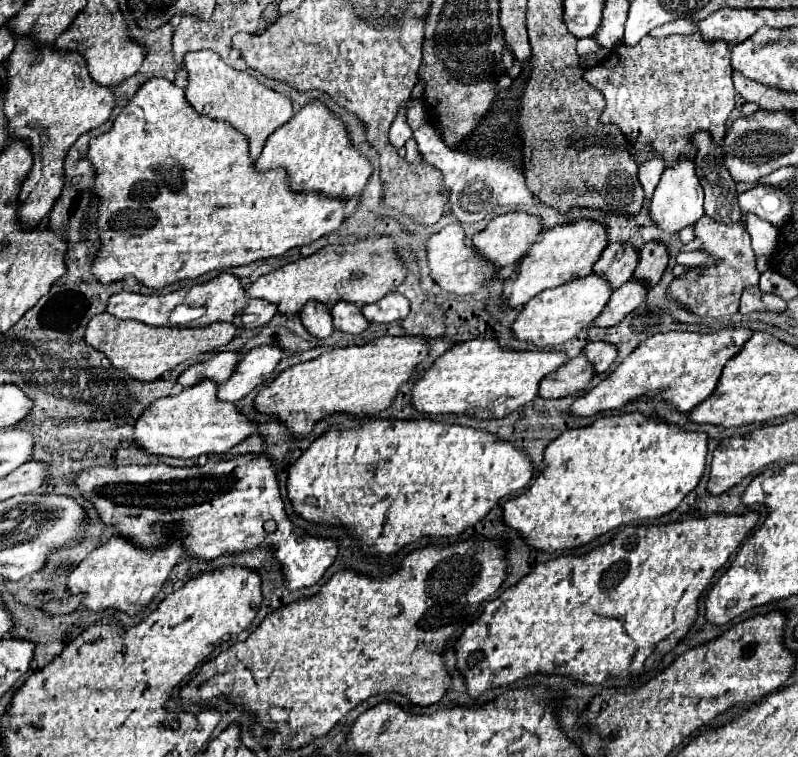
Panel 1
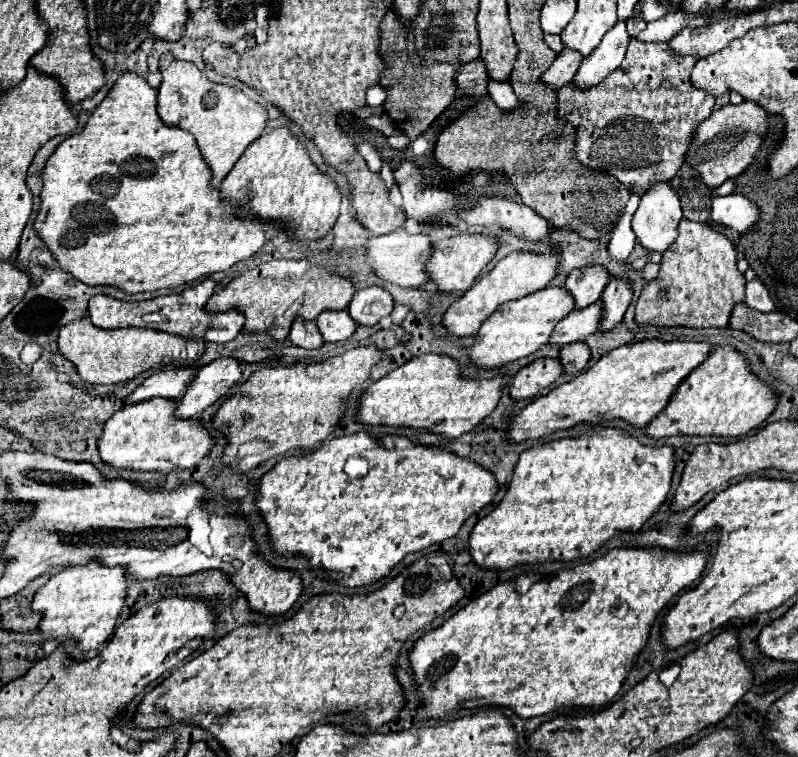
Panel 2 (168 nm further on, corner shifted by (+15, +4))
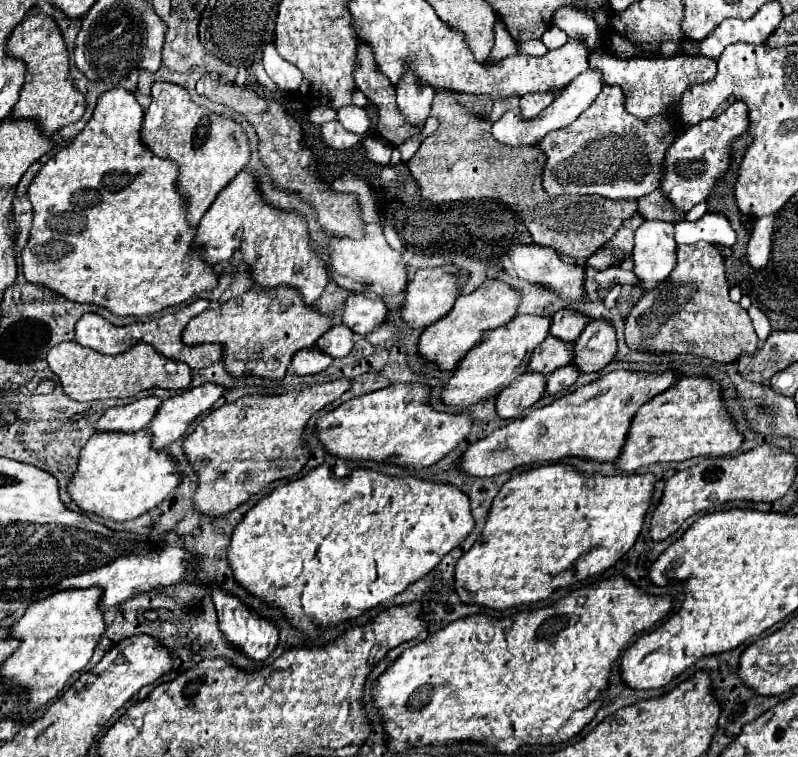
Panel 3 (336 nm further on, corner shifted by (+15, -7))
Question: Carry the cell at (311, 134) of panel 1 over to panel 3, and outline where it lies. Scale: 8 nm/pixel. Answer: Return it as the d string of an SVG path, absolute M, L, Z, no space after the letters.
M246 168L244 172L240 172L240 176L236 176L236 180L232 180L232 184L228 184L228 188L224 188L224 192L220 192L220 200L216 200L212 208L208 208L208 212L204 214L204 220L200 220L198 224L198 236L194 242L204 246L204 260L208 260L210 264L228 262L234 252L244 252L244 262L252 266L254 270L252 276L260 288L276 288L284 284L296 286L302 290L306 304L314 304L328 284L328 270L324 268L324 264L320 264L320 256L316 256L316 246L308 236L306 216L296 210L276 208L270 202L266 202L258 186L256 174Z

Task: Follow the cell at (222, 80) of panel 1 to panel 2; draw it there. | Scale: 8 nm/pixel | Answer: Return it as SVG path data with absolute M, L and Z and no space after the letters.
M168 55L160 57L162 83L158 87L158 115L168 127L180 127L194 135L198 149L212 169L212 187L220 187L222 179L240 159L244 149L266 131L268 113L262 105L248 99L240 89L210 83L196 65L176 61Z

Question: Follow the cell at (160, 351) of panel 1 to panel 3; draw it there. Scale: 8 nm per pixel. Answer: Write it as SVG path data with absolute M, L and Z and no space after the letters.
M62 342L48 352L48 366L58 376L58 382L64 386L64 392L78 400L106 400L106 398L128 398L146 388L174 388L174 376L166 374L166 356L160 356L150 344L134 344L128 352L116 356L104 356L100 352L92 352L92 348L80 348L80 344Z

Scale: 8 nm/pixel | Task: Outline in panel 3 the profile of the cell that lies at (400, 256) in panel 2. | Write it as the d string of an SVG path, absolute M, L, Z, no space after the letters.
M366 224L366 236L360 240L338 238L330 240L328 260L330 278L344 290L362 292L362 294L378 294L378 296L404 296L408 288L408 268L402 262L402 250L390 248L386 242L380 224Z

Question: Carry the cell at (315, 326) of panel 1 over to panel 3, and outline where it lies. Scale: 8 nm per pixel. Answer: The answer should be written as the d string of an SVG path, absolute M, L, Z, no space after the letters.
M312 346L312 348L304 348L304 350L296 352L288 372L294 372L300 376L318 374L318 372L326 370L330 366L330 362L332 362L330 356L324 356L324 352L320 352L316 346Z

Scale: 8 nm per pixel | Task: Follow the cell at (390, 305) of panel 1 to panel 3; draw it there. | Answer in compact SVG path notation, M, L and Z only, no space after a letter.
M356 292L346 300L342 322L352 332L366 336L386 320L386 314L386 304L380 298Z

